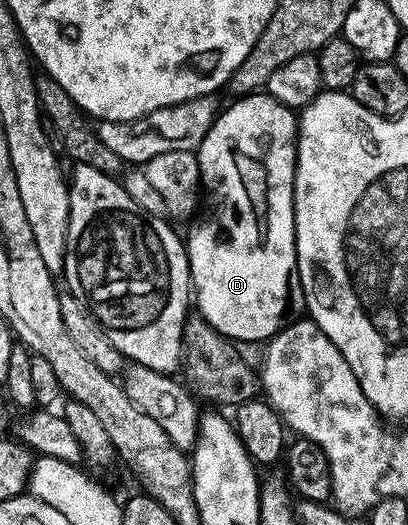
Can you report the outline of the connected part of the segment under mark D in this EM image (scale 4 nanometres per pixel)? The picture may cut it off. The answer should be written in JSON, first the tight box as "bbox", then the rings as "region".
{"bbox":[185,94,305,342],"region":[[[243,94],[238,97],[236,104],[231,104],[227,109],[220,111],[199,143],[197,155],[199,157],[199,174],[202,187],[205,189],[205,204],[208,204],[207,217],[191,232],[191,237],[186,237],[185,247],[187,260],[191,263],[191,283],[193,296],[197,301],[198,311],[207,320],[211,327],[219,333],[236,342],[243,340],[270,341],[271,337],[278,334],[288,324],[300,319],[305,312],[304,281],[299,278],[299,265],[295,258],[295,157],[297,155],[297,116],[292,109],[272,96],[266,94]]]}

